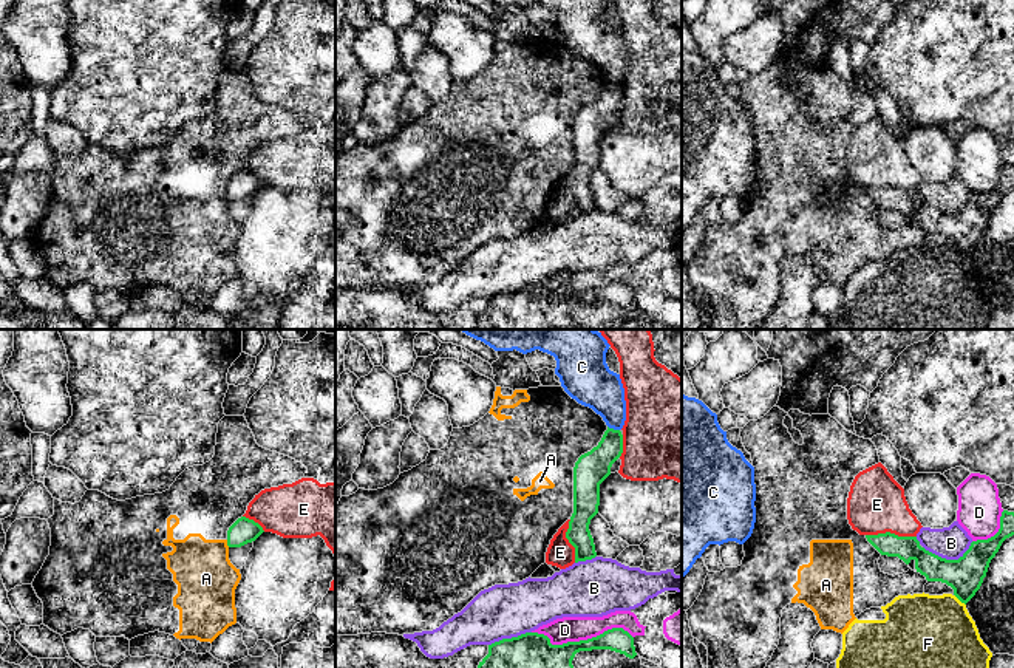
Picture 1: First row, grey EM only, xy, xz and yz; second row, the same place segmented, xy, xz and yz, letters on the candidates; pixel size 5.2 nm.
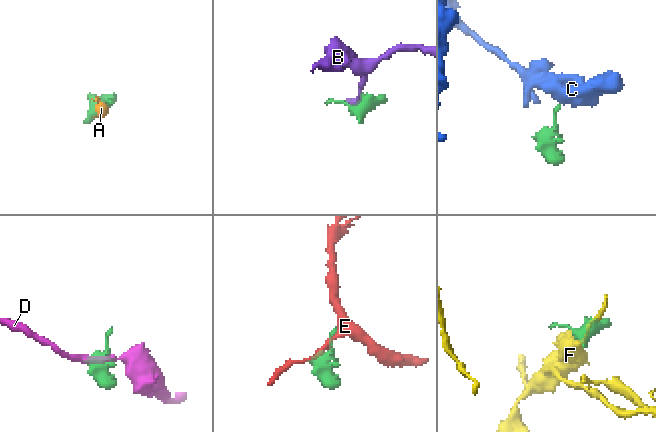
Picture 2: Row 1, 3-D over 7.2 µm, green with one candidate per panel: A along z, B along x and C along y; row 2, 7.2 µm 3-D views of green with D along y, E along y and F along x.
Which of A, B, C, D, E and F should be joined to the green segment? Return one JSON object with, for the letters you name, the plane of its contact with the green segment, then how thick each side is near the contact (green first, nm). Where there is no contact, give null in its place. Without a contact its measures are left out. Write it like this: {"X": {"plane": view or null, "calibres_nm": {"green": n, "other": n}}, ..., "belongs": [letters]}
{"belongs": []}

